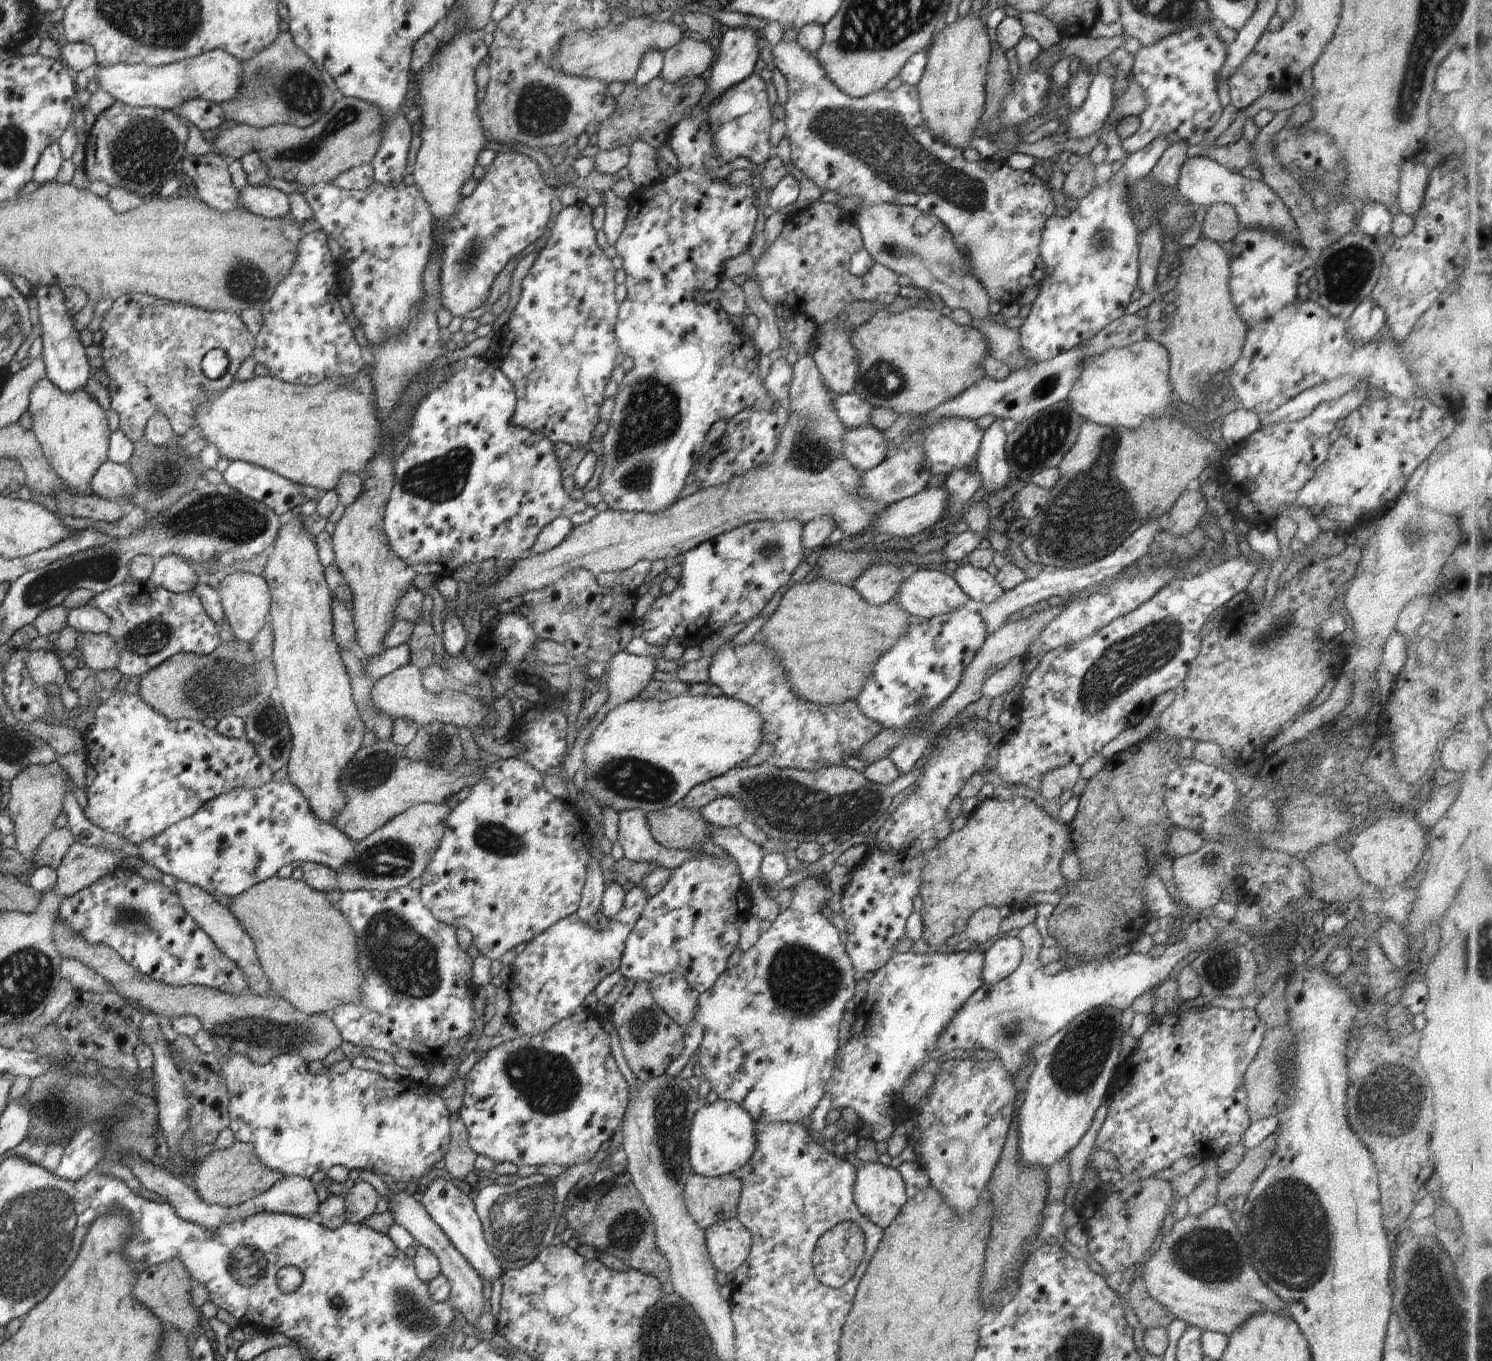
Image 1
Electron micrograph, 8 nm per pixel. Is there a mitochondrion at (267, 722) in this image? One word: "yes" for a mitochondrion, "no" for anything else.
yes

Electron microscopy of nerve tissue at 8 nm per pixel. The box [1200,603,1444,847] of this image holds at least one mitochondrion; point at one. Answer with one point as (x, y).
(1271, 633)

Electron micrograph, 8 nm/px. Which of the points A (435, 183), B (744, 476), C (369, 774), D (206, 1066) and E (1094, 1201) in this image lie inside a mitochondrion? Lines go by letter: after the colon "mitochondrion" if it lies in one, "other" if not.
A: other
B: other
C: mitochondrion
D: other
E: other

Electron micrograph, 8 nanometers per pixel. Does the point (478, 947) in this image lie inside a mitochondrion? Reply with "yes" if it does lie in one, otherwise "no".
no

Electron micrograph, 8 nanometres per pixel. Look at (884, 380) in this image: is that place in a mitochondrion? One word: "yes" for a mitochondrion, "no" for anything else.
yes

